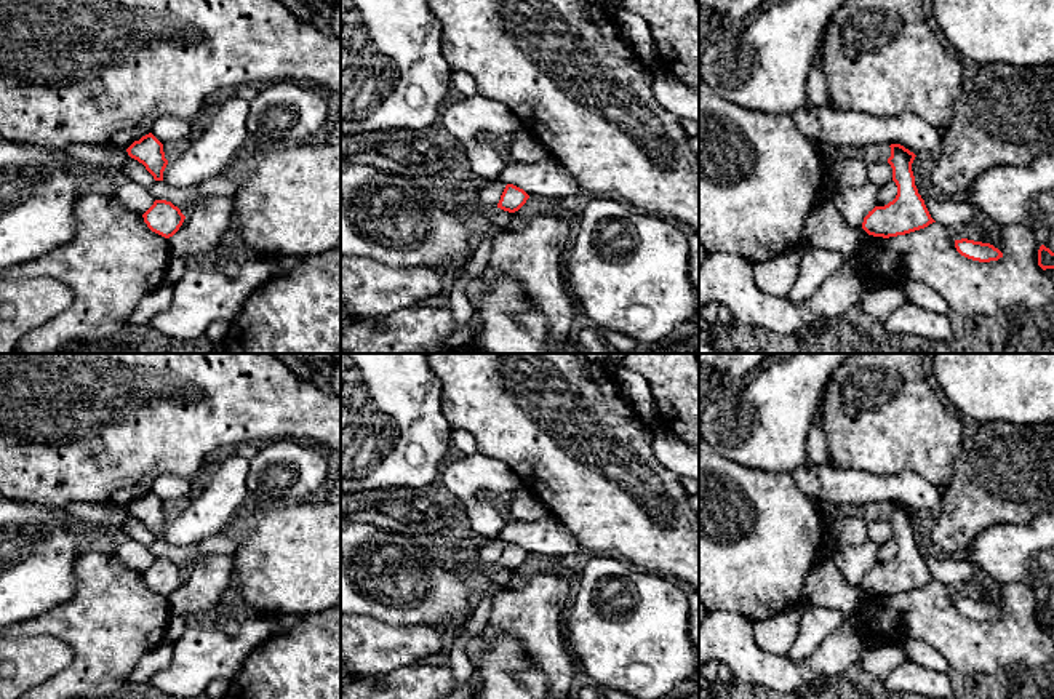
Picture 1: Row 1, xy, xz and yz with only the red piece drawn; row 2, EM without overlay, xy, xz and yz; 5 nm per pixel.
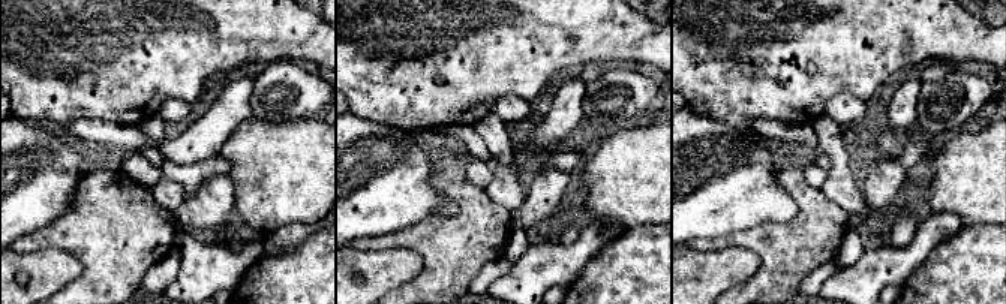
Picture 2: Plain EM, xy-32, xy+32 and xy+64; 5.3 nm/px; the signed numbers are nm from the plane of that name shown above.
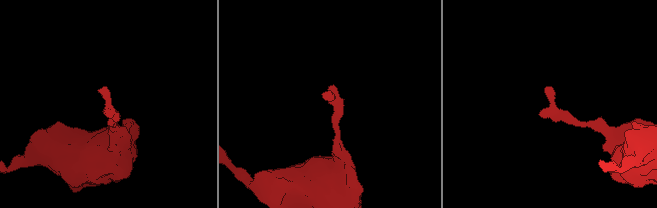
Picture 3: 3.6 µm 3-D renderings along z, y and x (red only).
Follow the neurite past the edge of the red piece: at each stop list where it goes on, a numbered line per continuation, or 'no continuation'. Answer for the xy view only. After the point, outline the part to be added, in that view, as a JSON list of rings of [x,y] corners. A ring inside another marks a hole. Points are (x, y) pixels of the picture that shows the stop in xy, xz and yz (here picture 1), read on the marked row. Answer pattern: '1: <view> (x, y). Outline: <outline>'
no continuation

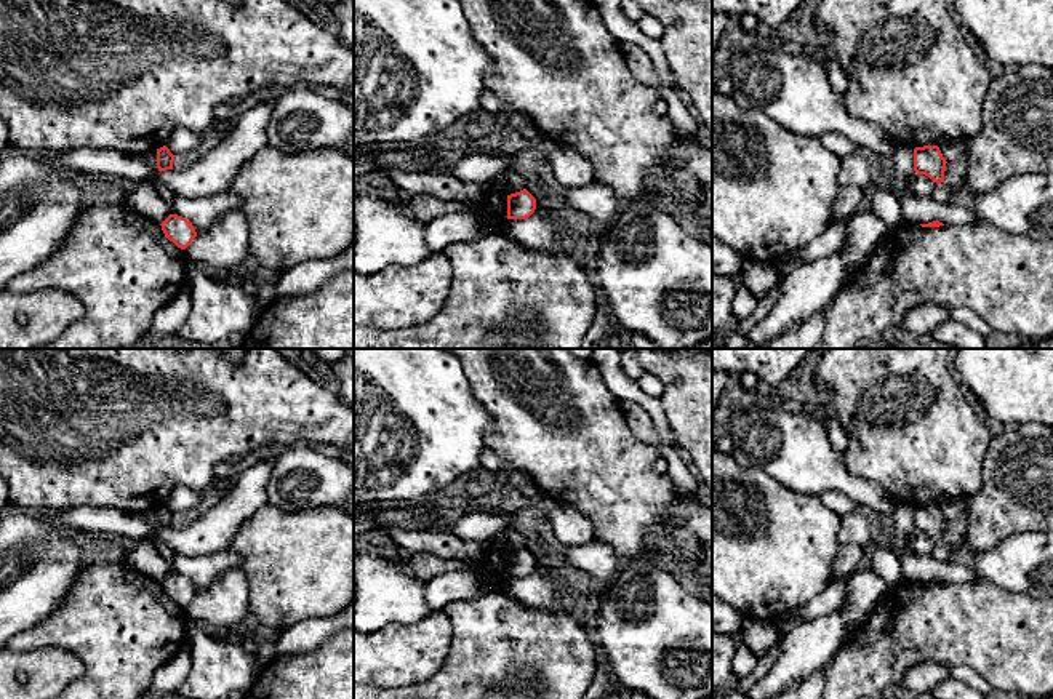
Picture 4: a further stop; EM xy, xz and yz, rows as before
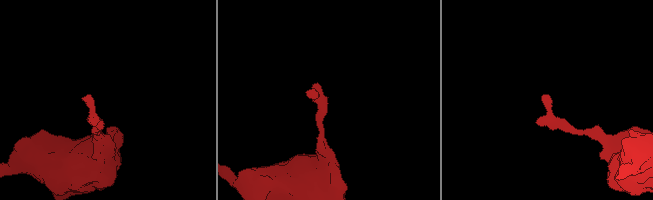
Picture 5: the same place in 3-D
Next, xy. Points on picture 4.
no continuation

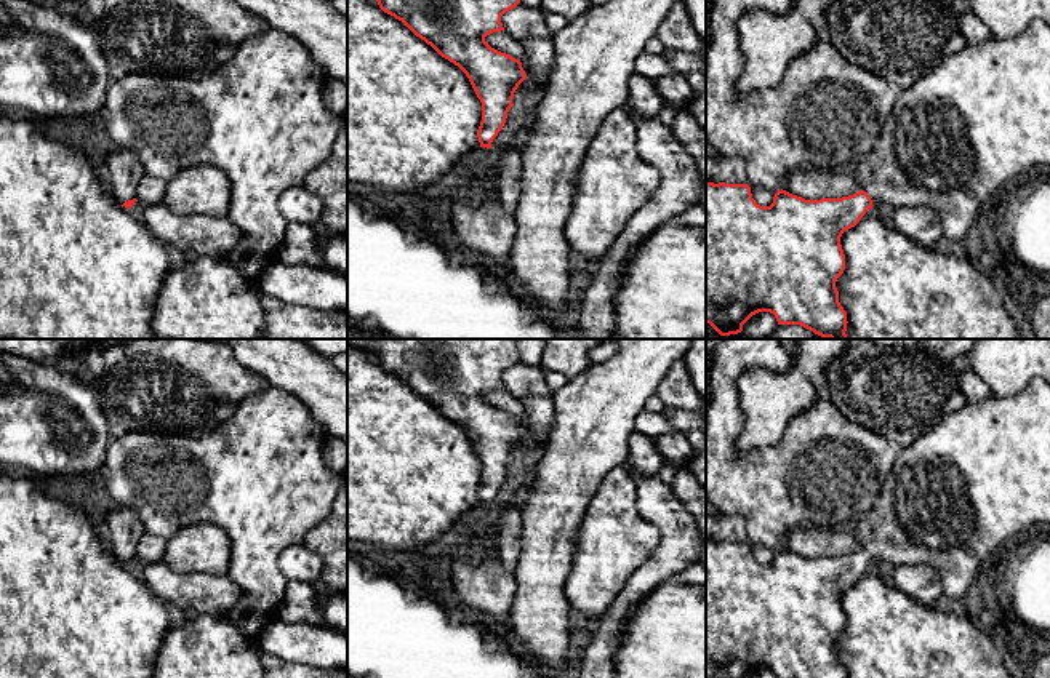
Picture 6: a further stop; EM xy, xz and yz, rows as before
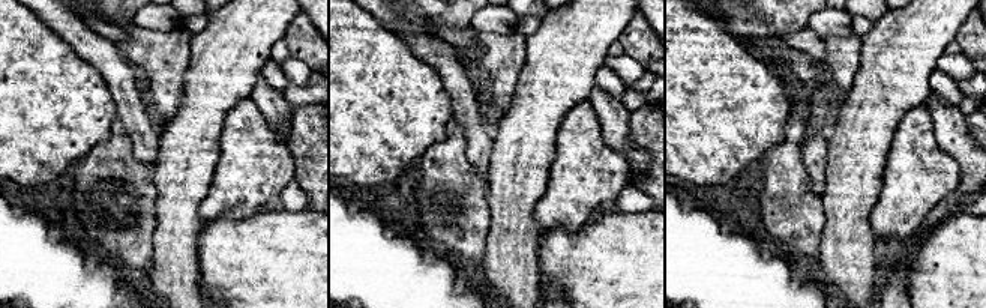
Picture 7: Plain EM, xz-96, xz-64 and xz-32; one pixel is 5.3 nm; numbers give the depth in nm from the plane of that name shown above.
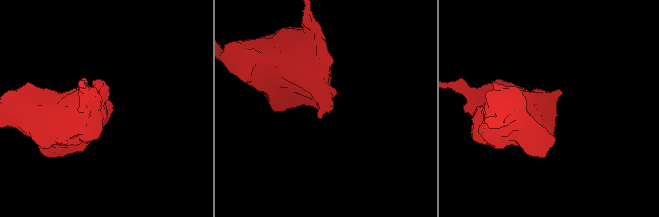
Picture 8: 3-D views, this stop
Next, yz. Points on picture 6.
1: yz (977, 123). Outline: [[[1034,21],[1018,37],[970,43],[901,90],[879,141],[853,174],[872,205],[928,206],[940,216],[944,237],[964,241],[994,195],[1040,166],[1050,166],[1050,26]]]

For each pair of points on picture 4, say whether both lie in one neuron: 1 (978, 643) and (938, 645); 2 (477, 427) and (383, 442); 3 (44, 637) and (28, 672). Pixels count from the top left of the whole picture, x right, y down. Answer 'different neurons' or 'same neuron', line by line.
1: same neuron
2: same neuron
3: different neurons

